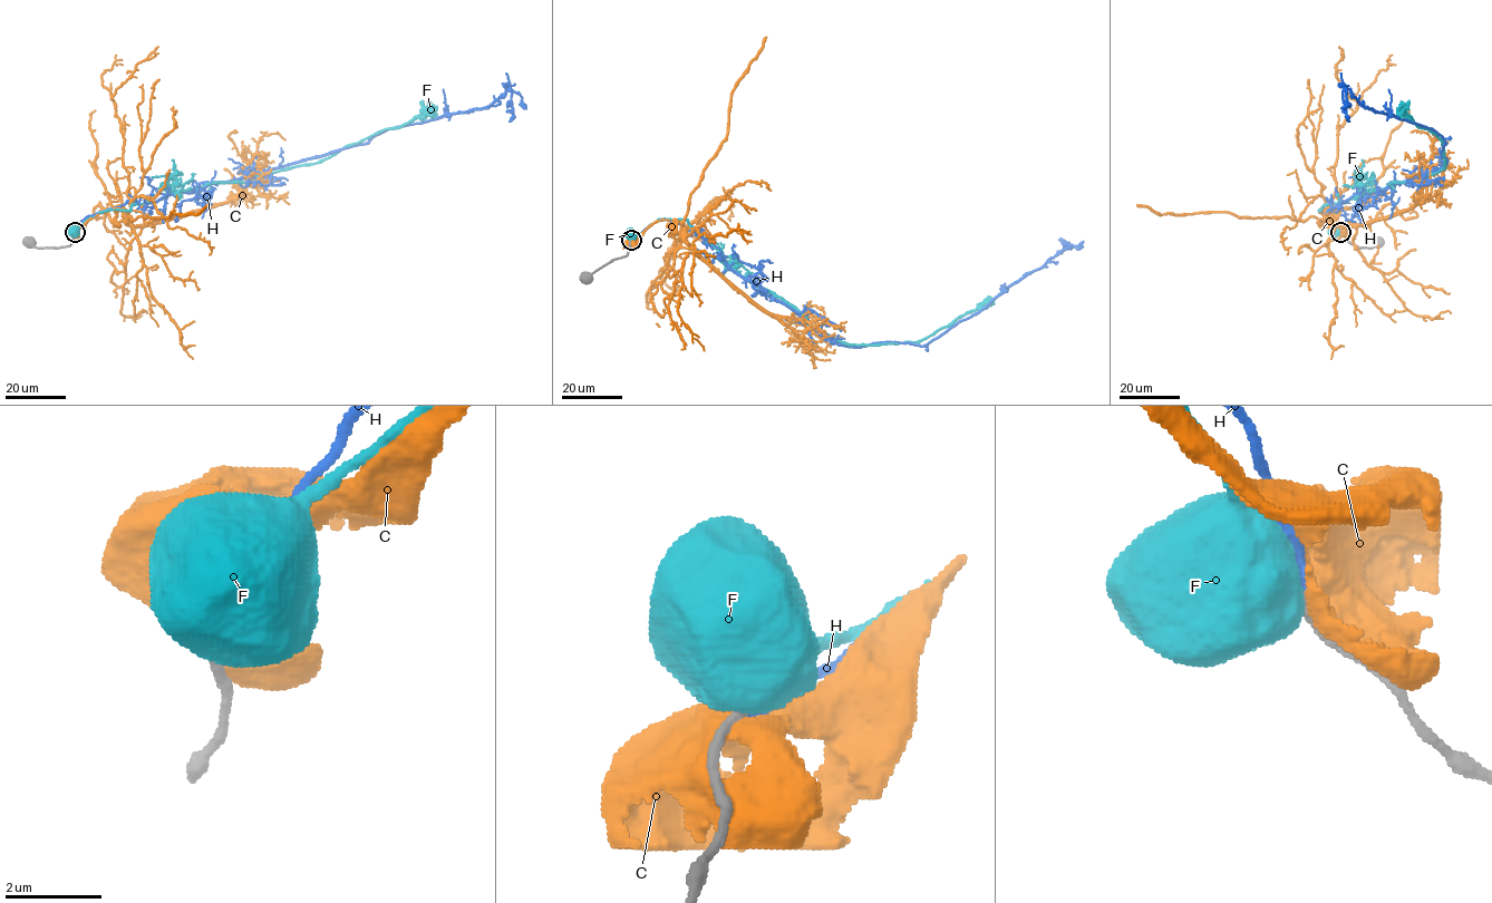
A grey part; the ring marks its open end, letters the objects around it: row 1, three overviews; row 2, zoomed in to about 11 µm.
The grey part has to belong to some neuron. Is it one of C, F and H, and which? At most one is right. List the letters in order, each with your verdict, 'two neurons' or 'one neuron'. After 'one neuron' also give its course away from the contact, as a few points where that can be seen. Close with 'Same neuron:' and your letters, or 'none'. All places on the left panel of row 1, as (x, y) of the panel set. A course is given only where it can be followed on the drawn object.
C: two neurons
F: two neurons
H: two neurons
Same neuron: none

